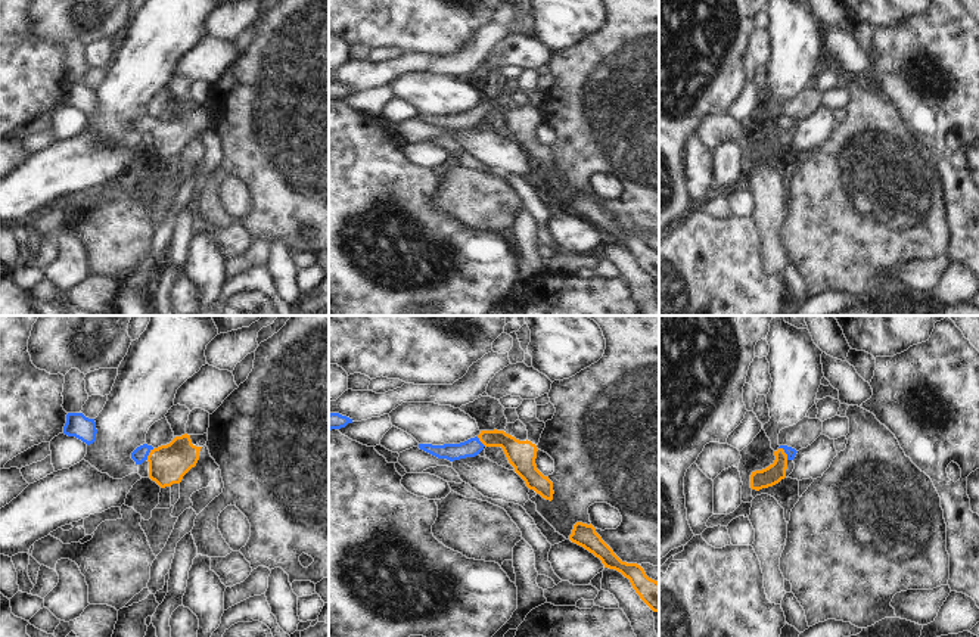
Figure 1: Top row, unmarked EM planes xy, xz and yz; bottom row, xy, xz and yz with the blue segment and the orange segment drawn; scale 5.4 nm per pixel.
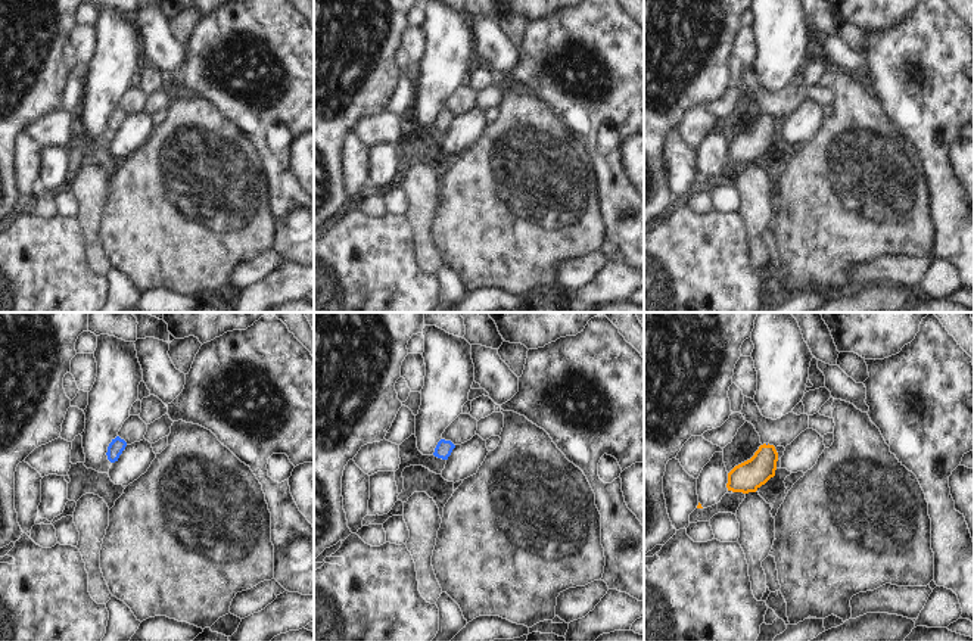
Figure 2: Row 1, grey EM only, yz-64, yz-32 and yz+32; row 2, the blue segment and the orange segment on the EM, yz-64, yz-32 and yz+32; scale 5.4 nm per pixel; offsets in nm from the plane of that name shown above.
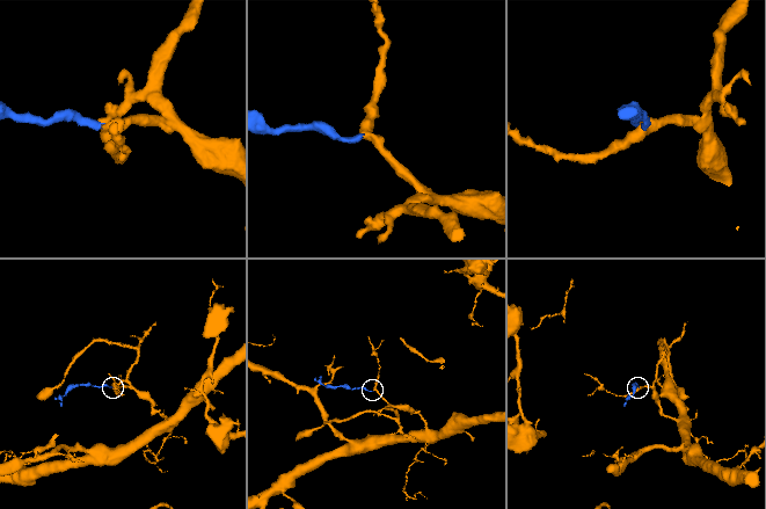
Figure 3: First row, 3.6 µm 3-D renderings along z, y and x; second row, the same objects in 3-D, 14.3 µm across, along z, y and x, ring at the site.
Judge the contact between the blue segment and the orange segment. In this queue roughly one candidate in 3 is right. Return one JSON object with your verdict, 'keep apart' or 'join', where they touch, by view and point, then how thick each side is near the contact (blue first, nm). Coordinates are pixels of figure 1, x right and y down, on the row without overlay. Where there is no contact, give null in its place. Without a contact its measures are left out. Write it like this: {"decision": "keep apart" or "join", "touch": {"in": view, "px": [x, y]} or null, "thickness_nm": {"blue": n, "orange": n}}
{"decision": "join", "touch": {"in": "yz", "px": [785, 121]}, "thickness_nm": {"blue": 50, "orange": 110}}

